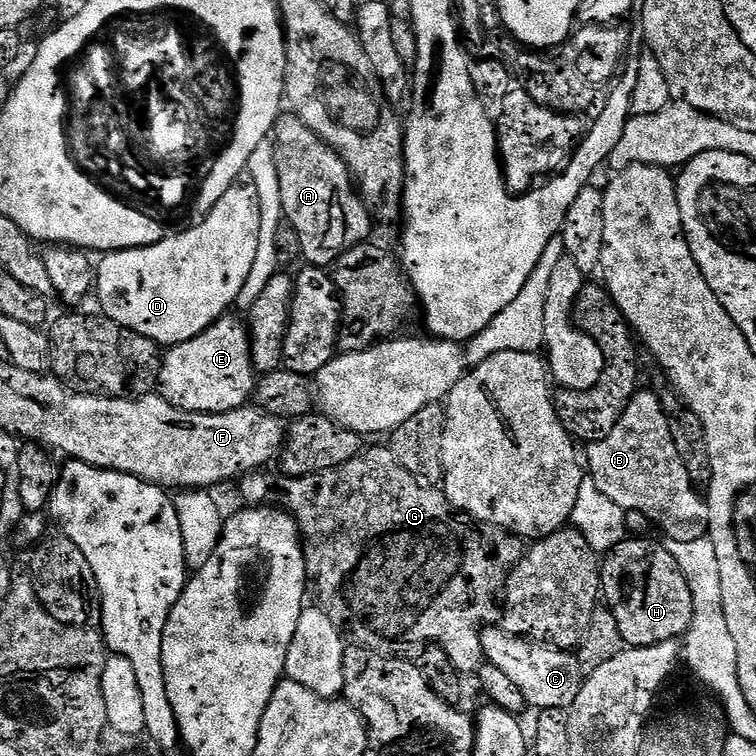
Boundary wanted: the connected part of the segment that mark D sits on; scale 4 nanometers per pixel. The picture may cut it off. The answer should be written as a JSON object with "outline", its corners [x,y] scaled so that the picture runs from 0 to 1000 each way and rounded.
{"outline":[[[332,241],[307,243],[299,251],[299,257],[294,257],[294,262],[288,262],[286,271],[275,279],[274,286],[263,296],[255,296],[246,306],[238,307],[233,312],[222,312],[218,317],[212,317],[208,323],[200,323],[192,328],[164,328],[159,333],[146,333],[134,337],[124,354],[124,392],[126,396],[132,396],[131,411],[136,417],[146,419],[151,426],[156,426],[161,431],[167,431],[172,437],[198,447],[205,455],[226,458],[239,455],[241,452],[251,452],[251,447],[267,442],[284,423],[292,422],[300,414],[296,413],[300,407],[306,409],[311,403],[315,389],[320,384],[320,378],[324,376],[331,360],[331,352],[335,351],[336,336],[341,333],[343,313],[344,274],[339,261],[339,247]]]}

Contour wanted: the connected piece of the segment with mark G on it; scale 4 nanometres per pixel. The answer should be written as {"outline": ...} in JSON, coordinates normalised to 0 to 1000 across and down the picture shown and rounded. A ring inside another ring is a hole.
{"outline":[[[508,590],[508,593],[483,591],[468,606],[463,606],[463,611],[409,630],[366,628],[364,623],[361,623],[362,626],[354,623],[357,622],[329,624],[316,636],[321,665],[328,669],[369,668],[392,687],[402,722],[402,743],[407,755],[407,767],[411,776],[413,772],[418,776],[417,798],[429,808],[431,817],[437,817],[437,823],[442,823],[442,828],[447,828],[451,837],[467,853],[487,857],[505,868],[524,870],[538,864],[534,862],[538,857],[550,860],[557,854],[577,852],[585,860],[590,860],[590,865],[595,865],[595,876],[607,890],[630,892],[632,889],[636,878],[642,877],[635,833],[649,827],[655,821],[651,820],[655,815],[657,819],[663,813],[667,772],[671,770],[673,759],[677,758],[679,749],[693,737],[696,729],[694,716],[689,710],[684,709],[681,704],[673,704],[671,698],[660,698],[657,693],[638,693],[611,680],[608,673],[594,664],[593,656],[586,648],[552,635],[548,627],[542,627],[542,622],[530,616],[521,606],[517,591],[513,590]]]}

